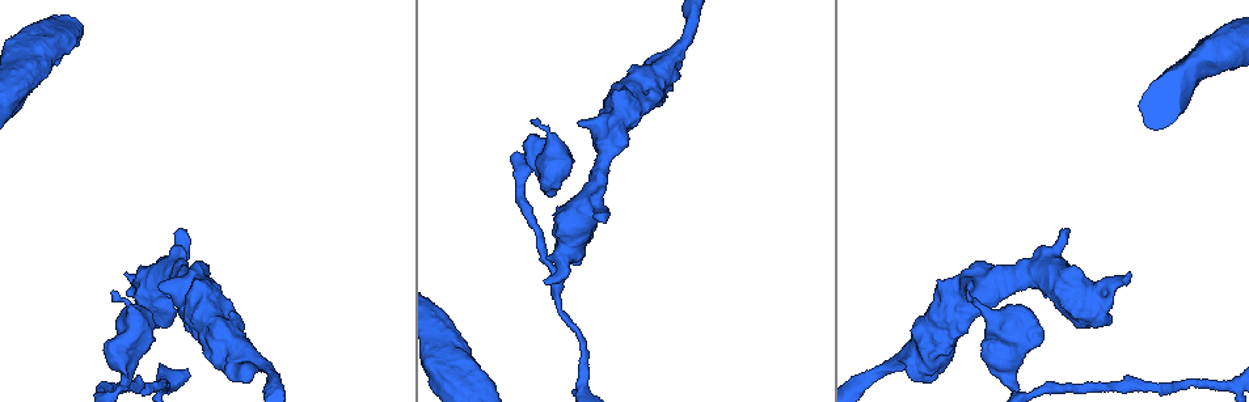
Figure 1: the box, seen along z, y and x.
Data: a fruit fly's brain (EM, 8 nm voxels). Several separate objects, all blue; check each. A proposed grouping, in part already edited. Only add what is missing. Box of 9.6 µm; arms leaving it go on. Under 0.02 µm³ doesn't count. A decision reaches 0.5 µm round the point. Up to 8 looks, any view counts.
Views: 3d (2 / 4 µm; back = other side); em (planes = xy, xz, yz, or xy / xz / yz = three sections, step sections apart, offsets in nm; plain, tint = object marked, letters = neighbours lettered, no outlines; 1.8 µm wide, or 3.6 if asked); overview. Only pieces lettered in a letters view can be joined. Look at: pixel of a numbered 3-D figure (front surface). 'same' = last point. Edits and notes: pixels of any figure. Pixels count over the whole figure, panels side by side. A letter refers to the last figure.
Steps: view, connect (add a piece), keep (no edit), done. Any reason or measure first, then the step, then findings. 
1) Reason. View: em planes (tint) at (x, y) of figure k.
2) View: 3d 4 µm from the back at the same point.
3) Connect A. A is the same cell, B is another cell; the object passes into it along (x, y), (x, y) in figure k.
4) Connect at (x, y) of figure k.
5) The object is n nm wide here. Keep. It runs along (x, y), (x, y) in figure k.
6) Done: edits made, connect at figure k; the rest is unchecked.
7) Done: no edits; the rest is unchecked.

Branch stops here. View: 3d 4 µm at (1129, 275) of figure 1.

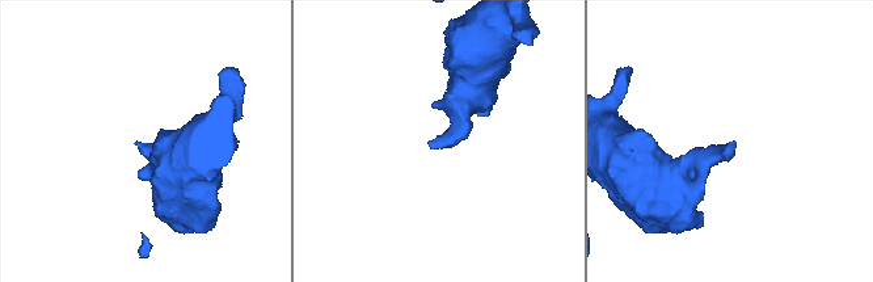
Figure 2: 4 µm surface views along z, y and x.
View: em planes (tint) at (136, 141) of figure 2.

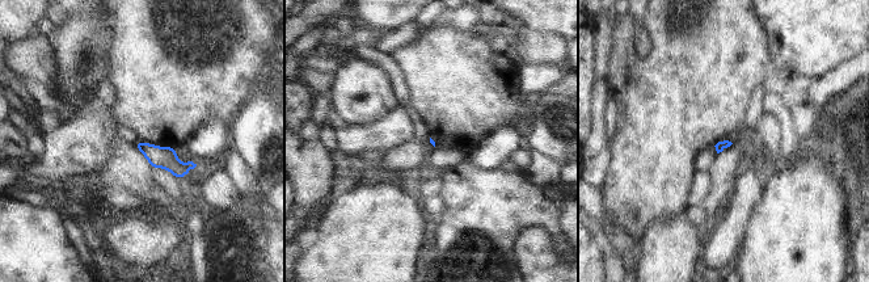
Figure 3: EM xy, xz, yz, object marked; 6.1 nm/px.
See the neighbours. View: em planes (letters) at the same point.

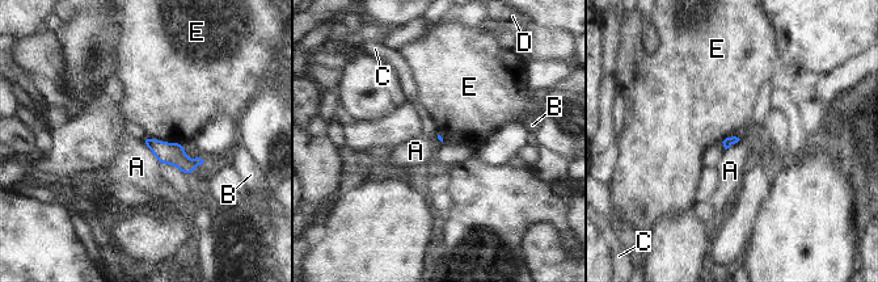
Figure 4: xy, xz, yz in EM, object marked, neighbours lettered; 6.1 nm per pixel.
Keep. A, B, C, D and E are other cells; a border runs along (146, 135), (182, 144) in figure 4; none of them fits.

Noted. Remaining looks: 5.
Branch stops here. View: em xy step 16 (tint) at (1069, 232) of figure 1.

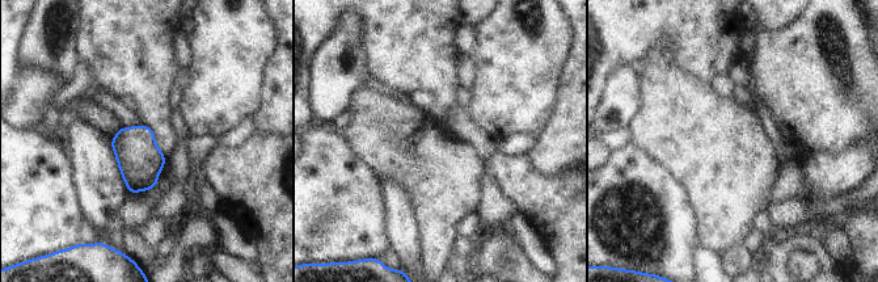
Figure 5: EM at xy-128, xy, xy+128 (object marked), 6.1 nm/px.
View: em planes (letters) at the same point.

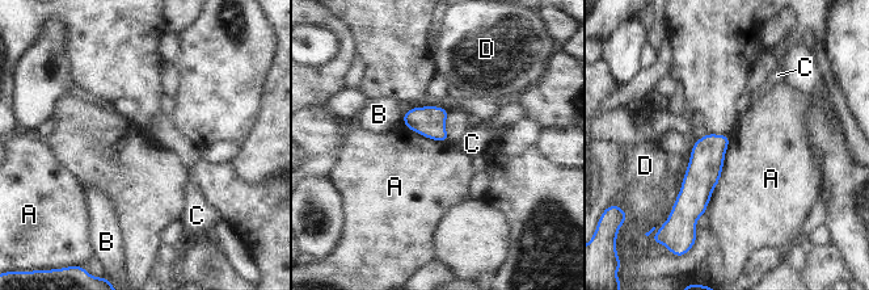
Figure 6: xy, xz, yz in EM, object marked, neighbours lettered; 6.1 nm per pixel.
Keep. A, B, C and D are other cells; a border runs along (730, 135), (722, 172), (713, 188) in figure 6; none of them fits.

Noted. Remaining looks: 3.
Free end. View: em yz step 8 (letters) at (969, 294) of figure 1.

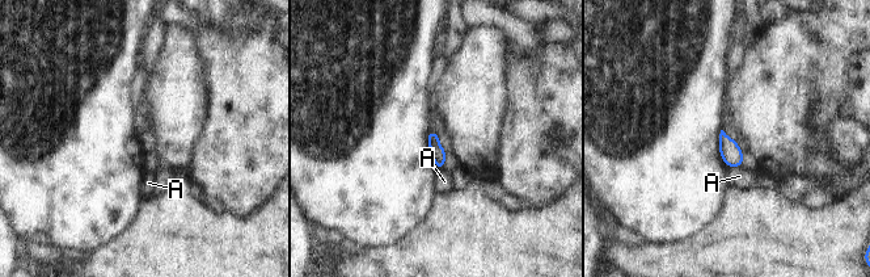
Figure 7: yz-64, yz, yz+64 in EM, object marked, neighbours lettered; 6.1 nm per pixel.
View: em planes (letters) at the same point.

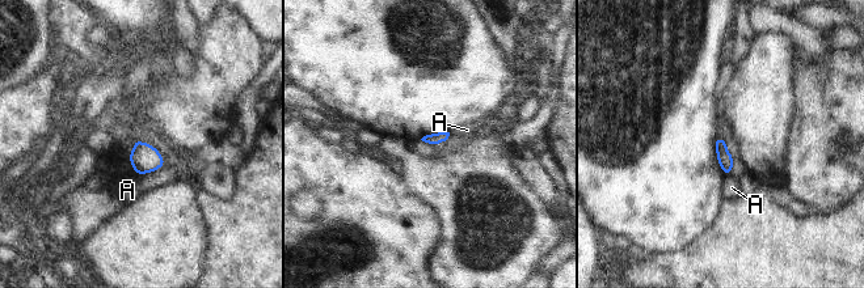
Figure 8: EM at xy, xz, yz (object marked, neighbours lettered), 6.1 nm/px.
Keep. A is another cell; a border runs along (164, 165), (137, 176) in figure 8; none of them fits.

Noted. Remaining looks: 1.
Done: no edits; the rest is unchecked.

